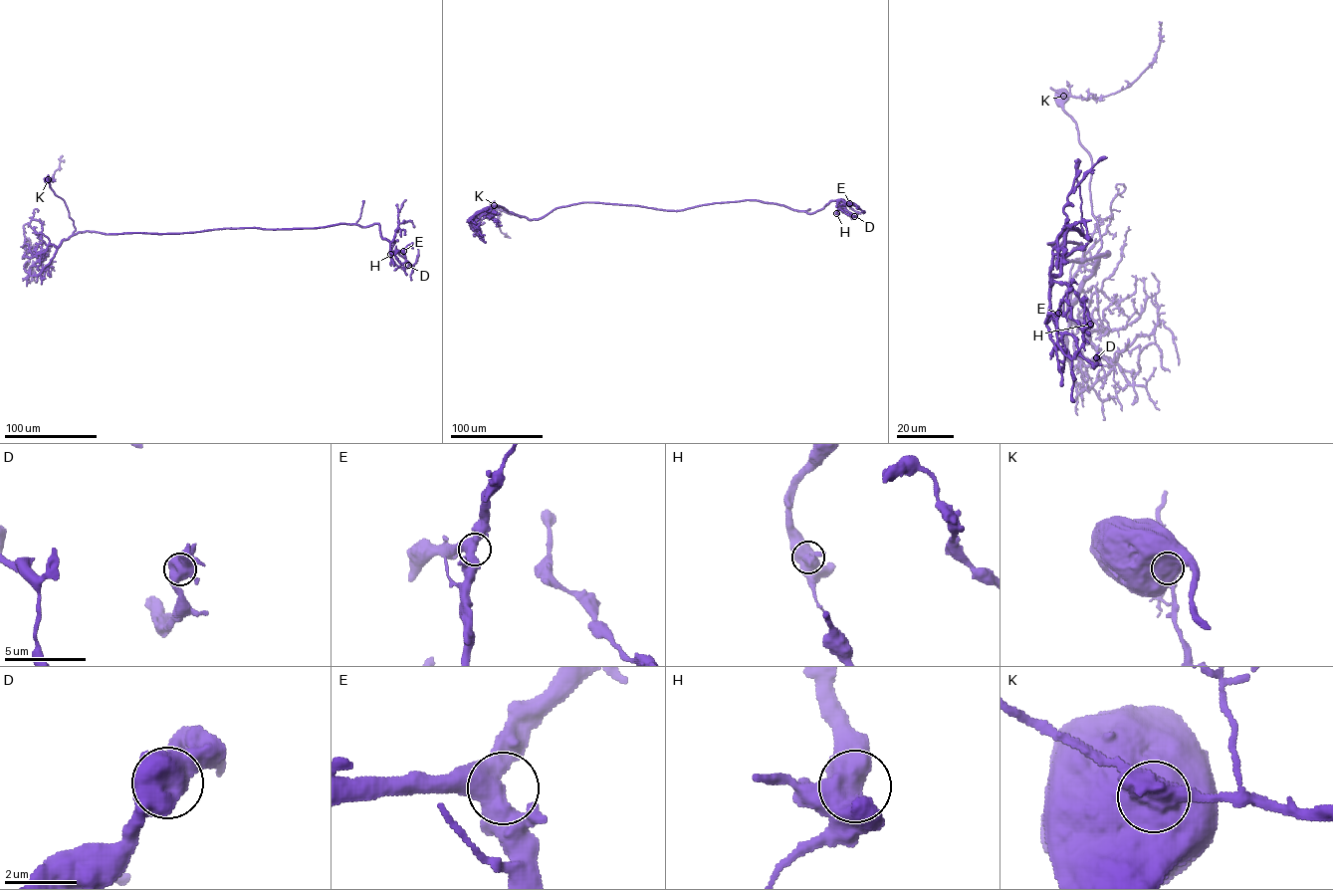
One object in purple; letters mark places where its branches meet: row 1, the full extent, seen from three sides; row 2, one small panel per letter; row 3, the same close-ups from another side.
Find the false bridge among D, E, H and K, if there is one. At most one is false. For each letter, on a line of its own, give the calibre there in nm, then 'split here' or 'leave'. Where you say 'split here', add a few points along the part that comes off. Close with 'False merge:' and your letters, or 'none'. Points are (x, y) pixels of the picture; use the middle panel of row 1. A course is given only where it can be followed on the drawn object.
D: 700 nm | leave
E: 500 nm | leave
H: 650 nm | leave
K: 700 nm | split here | (494, 205), (500, 231), (509, 236)
False merge: K

